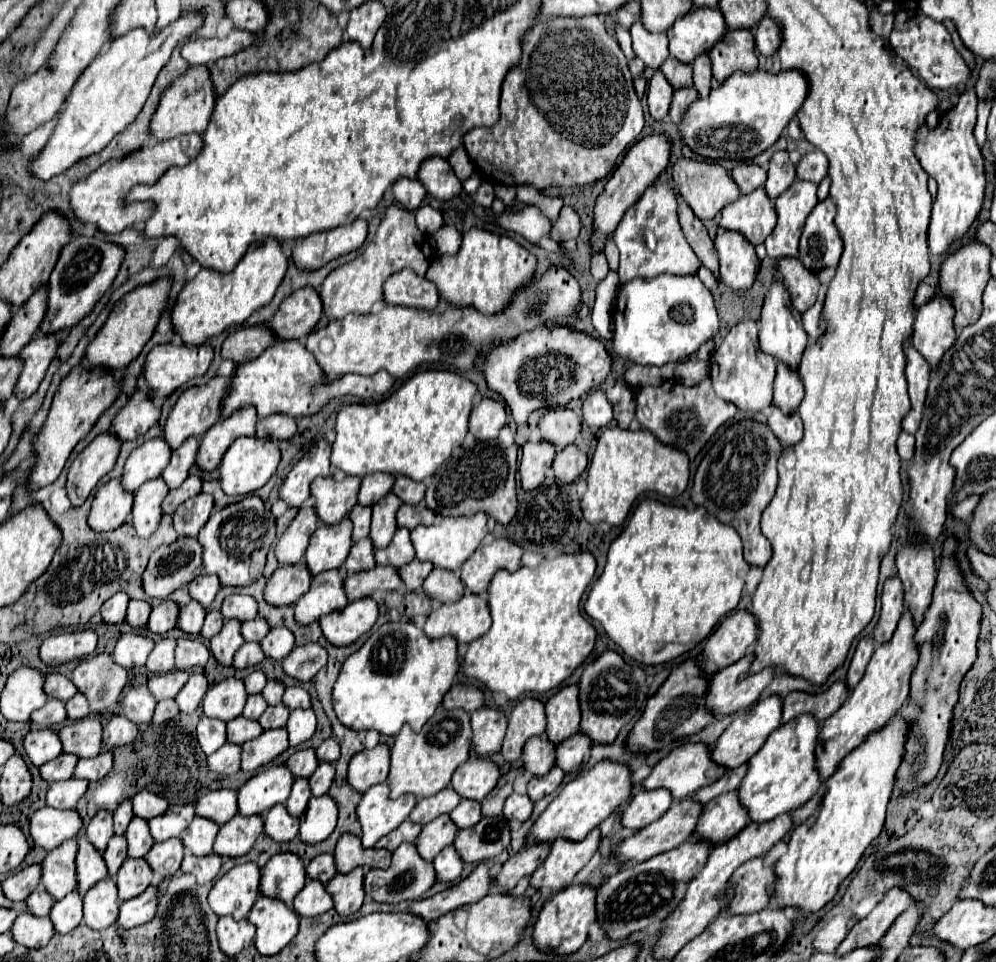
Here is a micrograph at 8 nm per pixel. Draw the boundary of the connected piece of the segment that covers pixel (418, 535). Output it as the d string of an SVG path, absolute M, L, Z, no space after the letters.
M477 513L473 517L441 517L433 525L425 527L419 525L411 531L411 543L415 547L415 557L419 561L429 561L435 567L455 571L463 565L465 559L481 545L481 541L487 537L487 515Z

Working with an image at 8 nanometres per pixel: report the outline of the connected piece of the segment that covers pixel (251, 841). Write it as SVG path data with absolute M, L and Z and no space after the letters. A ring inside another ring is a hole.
M235 815L229 823L225 823L219 829L213 845L213 853L221 857L241 857L249 853L249 849L255 845L261 833L263 833L261 817Z

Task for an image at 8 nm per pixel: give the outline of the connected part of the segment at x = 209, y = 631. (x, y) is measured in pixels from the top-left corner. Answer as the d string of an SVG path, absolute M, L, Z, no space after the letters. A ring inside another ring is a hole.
M211 611L207 613L205 617L205 623L203 623L203 629L201 629L201 637L203 639L211 639L213 635L217 635L223 627L223 617L219 611Z

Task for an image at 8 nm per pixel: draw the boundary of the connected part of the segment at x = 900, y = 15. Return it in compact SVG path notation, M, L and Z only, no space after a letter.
M897 11L895 25L889 35L893 51L925 81L931 89L949 89L957 83L969 83L969 67L953 47L951 33L947 27L931 17L925 17L921 11Z

